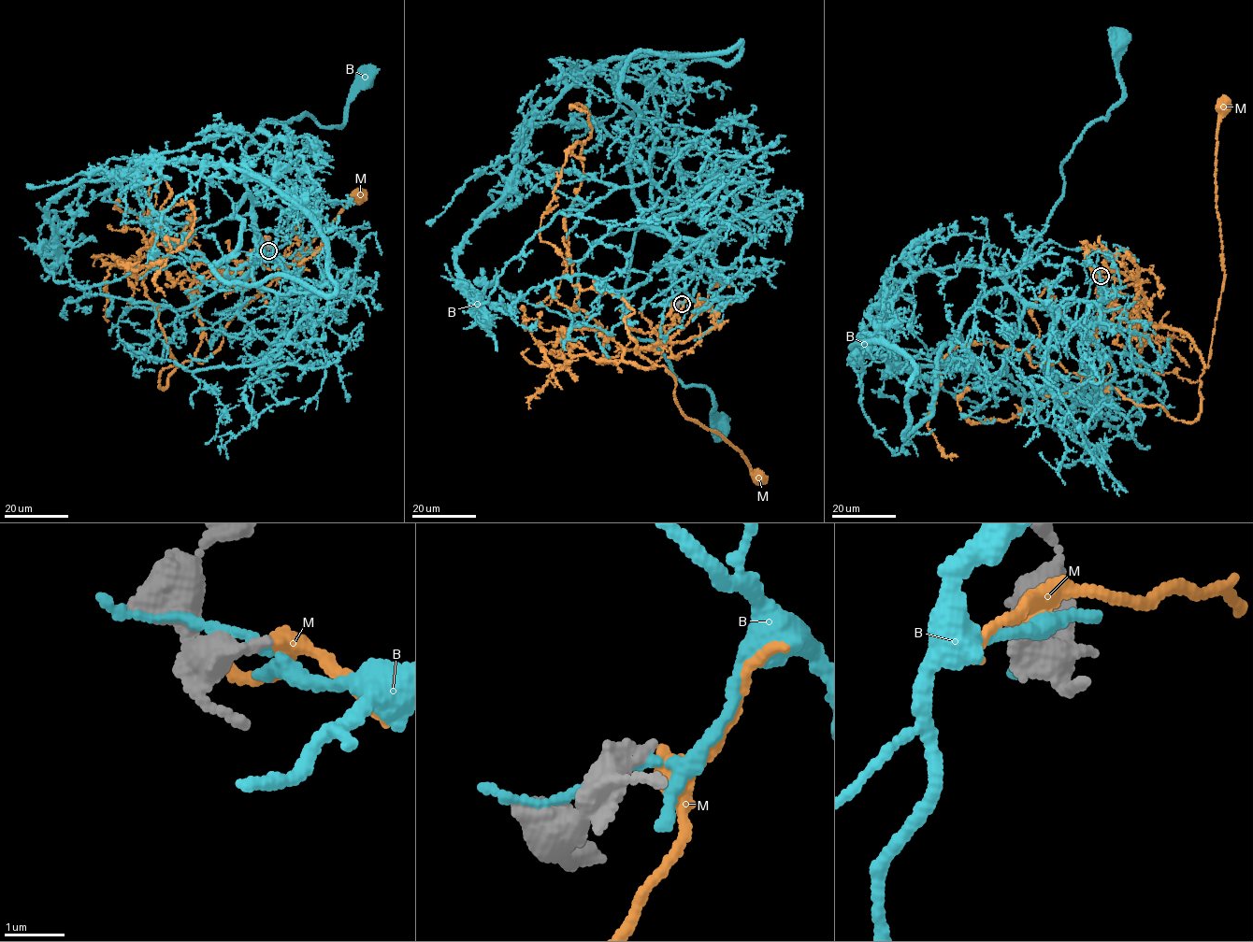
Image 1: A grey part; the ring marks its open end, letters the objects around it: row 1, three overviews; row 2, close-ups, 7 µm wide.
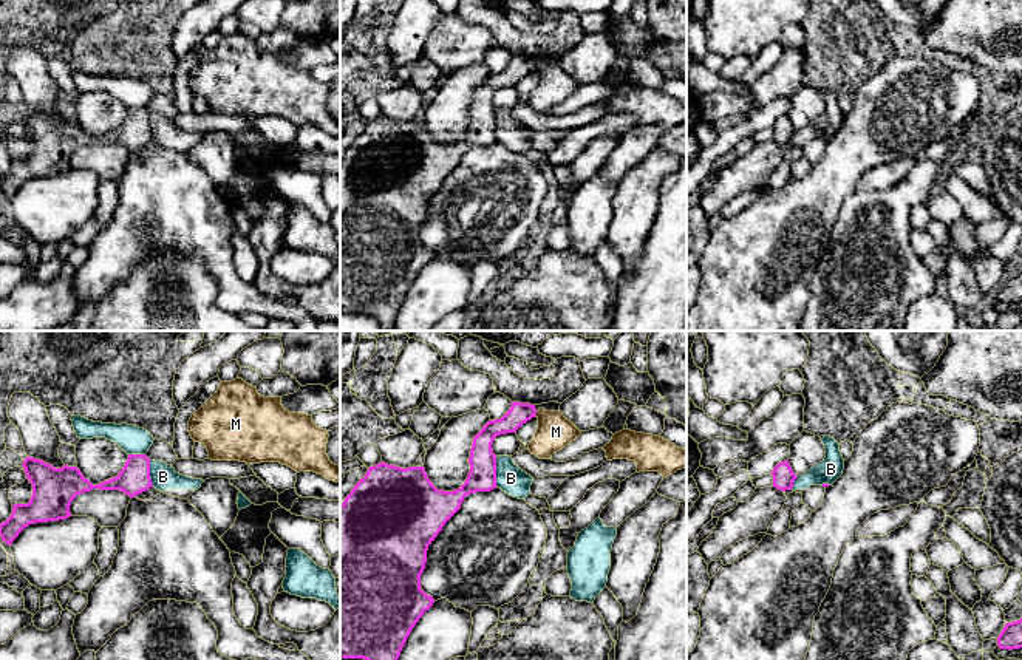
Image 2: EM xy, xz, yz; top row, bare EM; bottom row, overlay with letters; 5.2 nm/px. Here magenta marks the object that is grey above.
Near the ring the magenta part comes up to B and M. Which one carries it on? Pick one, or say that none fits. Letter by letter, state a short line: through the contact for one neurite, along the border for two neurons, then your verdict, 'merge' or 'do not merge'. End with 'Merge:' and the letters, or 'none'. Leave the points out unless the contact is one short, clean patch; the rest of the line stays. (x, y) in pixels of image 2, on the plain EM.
B: xz (495, 112), (497, 139) | do not merge
M: xz (535, 65), (537, 68) | do not merge
Merge: none

